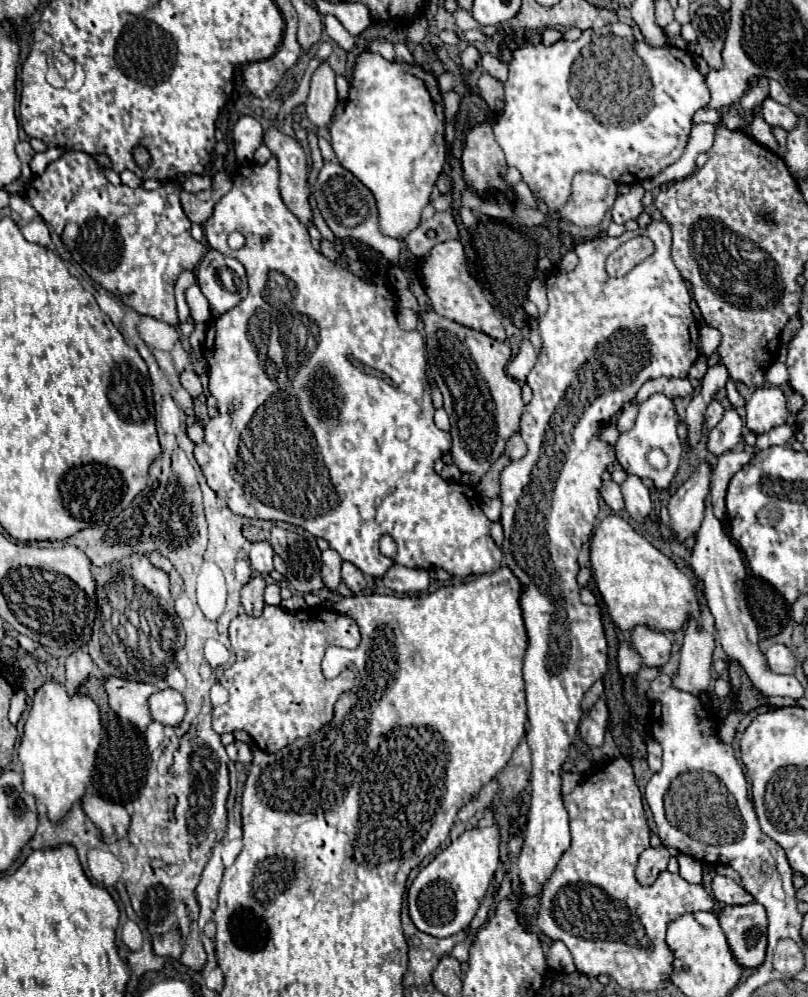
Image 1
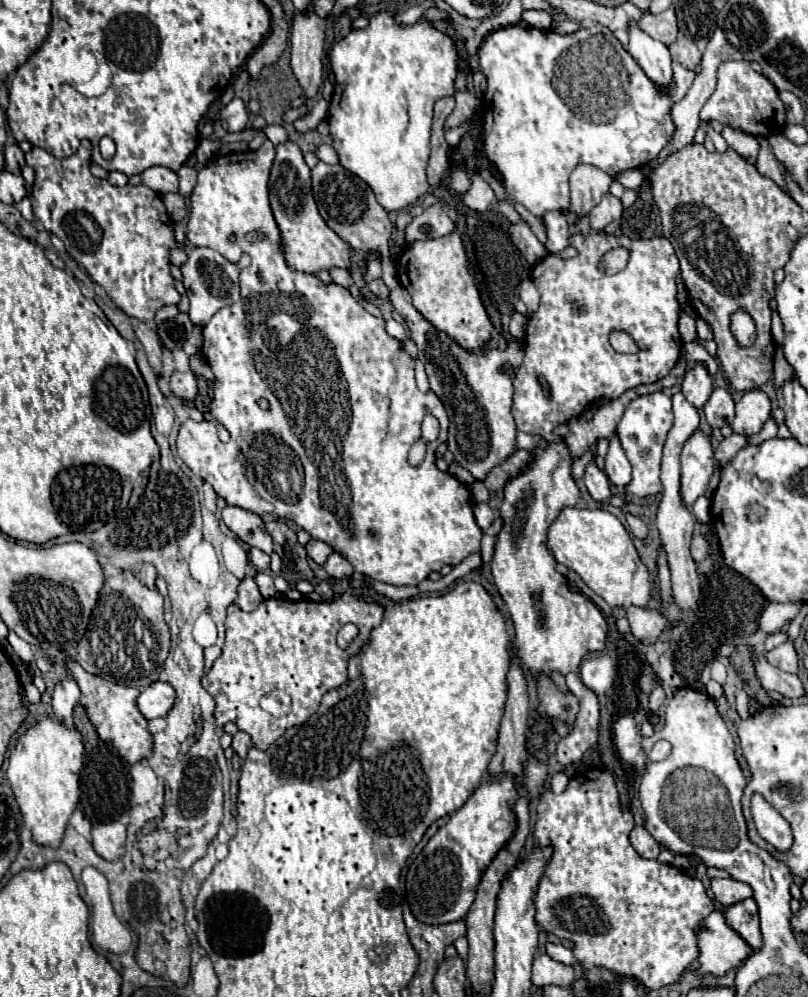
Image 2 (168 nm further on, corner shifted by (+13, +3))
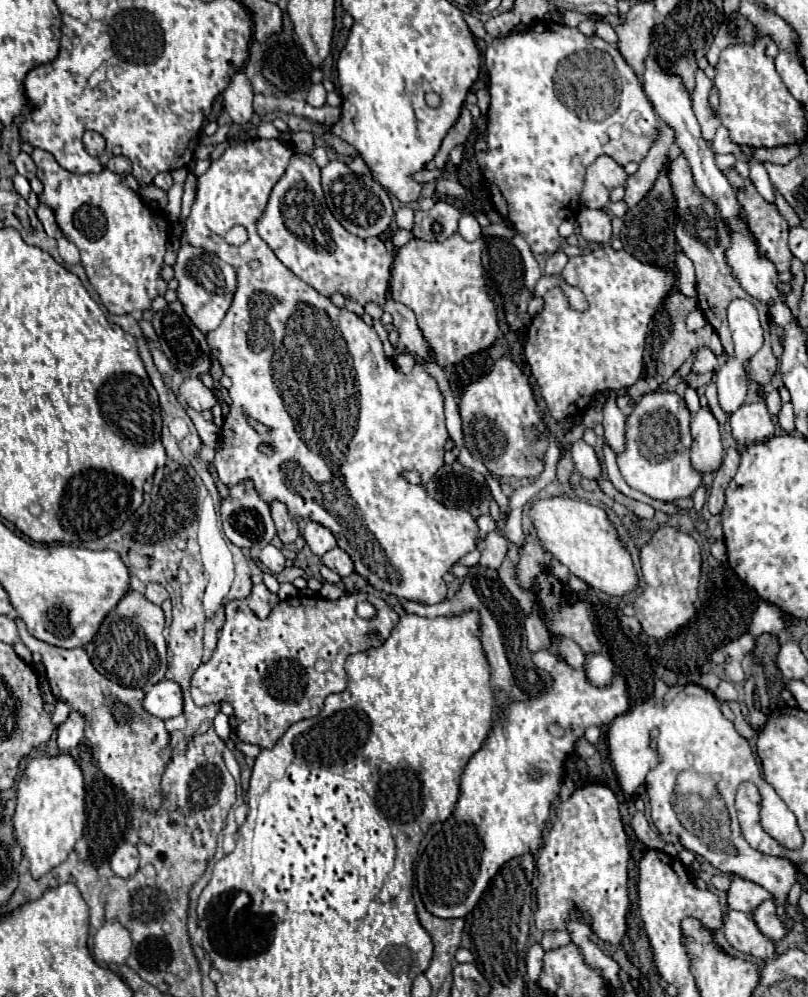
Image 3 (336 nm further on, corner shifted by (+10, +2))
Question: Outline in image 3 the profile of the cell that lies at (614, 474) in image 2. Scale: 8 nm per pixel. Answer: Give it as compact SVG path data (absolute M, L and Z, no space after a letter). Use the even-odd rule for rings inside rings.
M609 398L603 406L603 428L605 428L605 442L611 446L615 454L625 452L625 416L615 406L615 398Z

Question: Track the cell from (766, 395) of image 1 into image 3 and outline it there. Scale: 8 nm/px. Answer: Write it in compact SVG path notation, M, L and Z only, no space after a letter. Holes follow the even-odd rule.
M763 400L751 402L751 404L743 404L737 412L733 412L729 416L729 422L731 422L733 438L741 446L767 440L775 430L773 420L771 420Z

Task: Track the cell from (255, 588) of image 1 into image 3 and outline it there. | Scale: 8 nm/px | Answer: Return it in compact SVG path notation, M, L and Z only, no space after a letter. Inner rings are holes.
M255 584L253 590L251 590L251 594L249 594L249 598L247 598L247 602L249 602L249 608L251 608L259 618L267 618L267 614L269 614L271 608L279 602L279 598L277 598L277 594L269 592L269 590L265 588L265 584Z

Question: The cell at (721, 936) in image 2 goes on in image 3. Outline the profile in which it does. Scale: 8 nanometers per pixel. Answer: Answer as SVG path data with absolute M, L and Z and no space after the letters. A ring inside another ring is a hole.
M729 910L723 928L725 928L725 940L731 944L731 948L735 948L741 954L751 954L765 960L775 952L773 942L767 940L757 930L755 922L745 912Z

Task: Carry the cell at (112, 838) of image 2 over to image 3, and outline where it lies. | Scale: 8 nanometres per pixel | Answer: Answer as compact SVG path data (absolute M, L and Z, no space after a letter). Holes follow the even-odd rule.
M123 842L121 846L117 846L117 850L109 856L109 864L113 868L113 872L117 876L123 876L123 878L129 878L137 872L139 868L139 852L137 848L131 844L131 842Z

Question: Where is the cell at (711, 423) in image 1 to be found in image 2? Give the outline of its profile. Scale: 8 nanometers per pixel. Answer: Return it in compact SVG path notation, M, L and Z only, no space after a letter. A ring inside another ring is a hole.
M694 363L692 367L688 367L688 371L682 379L682 393L694 407L698 407L698 409L704 407L704 403L708 401L708 397L712 393L712 379L704 365Z

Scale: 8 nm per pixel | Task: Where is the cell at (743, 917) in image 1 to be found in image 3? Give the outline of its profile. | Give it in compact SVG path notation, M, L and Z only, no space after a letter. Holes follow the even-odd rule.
M773 900L761 902L761 906L757 906L757 910L751 912L751 918L757 922L757 928L761 930L761 934L765 934L773 942L781 940L789 932L789 928L779 922L779 918L775 914Z

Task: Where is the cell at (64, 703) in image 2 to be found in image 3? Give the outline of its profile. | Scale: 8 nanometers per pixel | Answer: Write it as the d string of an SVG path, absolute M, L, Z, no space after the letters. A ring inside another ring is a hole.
M71 710L67 720L57 728L57 744L61 752L75 752L83 740L85 722L77 710Z

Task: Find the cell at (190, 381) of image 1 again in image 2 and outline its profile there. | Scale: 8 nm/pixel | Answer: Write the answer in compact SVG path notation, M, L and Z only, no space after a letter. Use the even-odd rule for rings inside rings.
M176 371L172 377L170 377L170 389L176 397L184 399L184 401L194 401L198 397L198 385L196 385L196 375L192 371L186 371L186 373L180 373Z

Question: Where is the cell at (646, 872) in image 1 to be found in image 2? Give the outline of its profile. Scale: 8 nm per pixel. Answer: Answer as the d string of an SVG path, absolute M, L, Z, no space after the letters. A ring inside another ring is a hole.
M636 825L630 833L630 843L632 847L642 853L642 857L646 859L657 859L661 852L661 846L658 842L642 827L642 825Z

